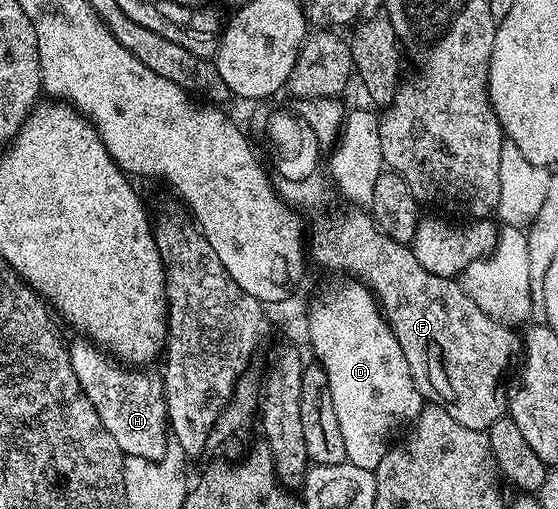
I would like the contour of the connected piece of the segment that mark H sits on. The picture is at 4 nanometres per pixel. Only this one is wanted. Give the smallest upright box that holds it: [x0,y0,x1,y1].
[68,337,171,461]

